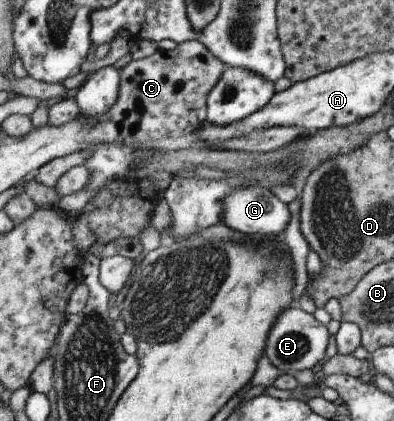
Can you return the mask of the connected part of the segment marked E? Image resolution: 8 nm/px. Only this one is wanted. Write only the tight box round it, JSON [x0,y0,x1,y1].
[264,307,328,376]

